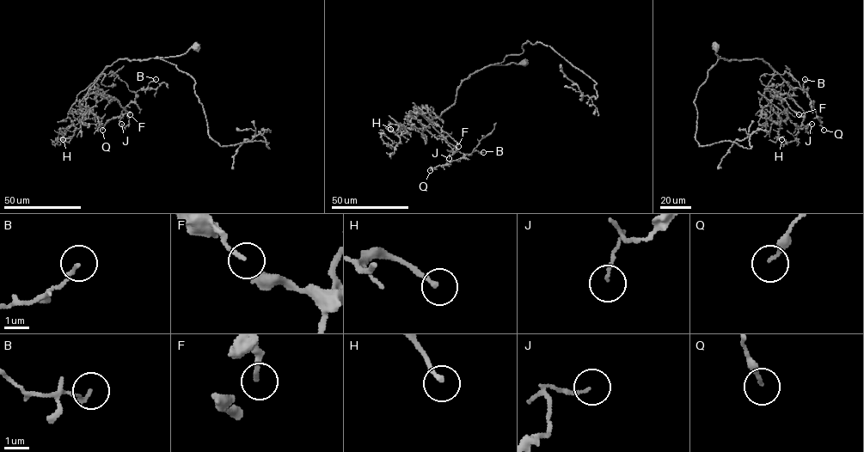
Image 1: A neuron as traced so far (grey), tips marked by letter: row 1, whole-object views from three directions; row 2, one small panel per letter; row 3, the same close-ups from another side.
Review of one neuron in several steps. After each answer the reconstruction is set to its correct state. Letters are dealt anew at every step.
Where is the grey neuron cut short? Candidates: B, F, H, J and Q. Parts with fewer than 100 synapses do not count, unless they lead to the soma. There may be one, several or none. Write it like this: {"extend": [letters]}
{"extend": []}

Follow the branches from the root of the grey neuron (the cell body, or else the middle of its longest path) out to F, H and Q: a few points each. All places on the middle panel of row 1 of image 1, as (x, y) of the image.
F: (524, 62), (475, 70), (462, 81), (455, 101), (439, 116), (430, 121), (422, 115), (458, 146)
H: (524, 62), (472, 73), (455, 101), (423, 130), (405, 127), (400, 135), (401, 125), (390, 124), (390, 129)
Q: (524, 62), (489, 64), (462, 81), (455, 101), (429, 121), (464, 155), (430, 170)

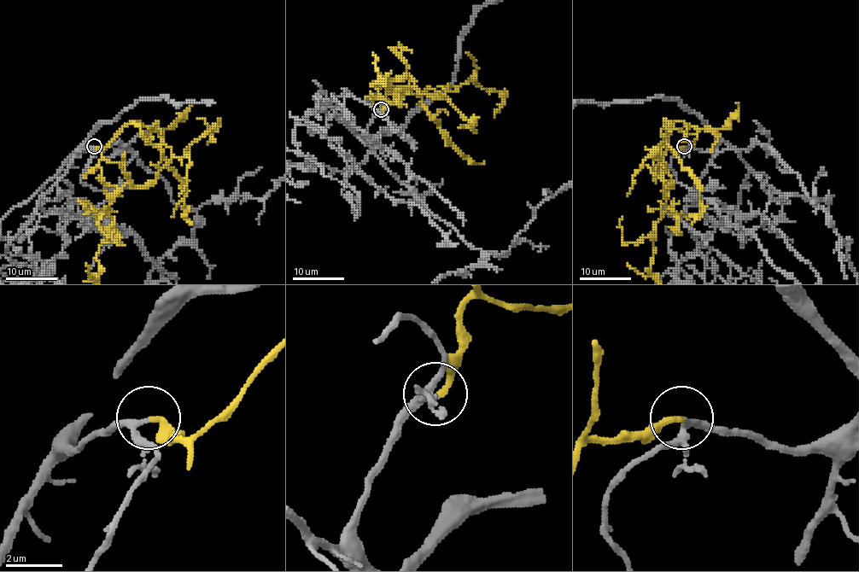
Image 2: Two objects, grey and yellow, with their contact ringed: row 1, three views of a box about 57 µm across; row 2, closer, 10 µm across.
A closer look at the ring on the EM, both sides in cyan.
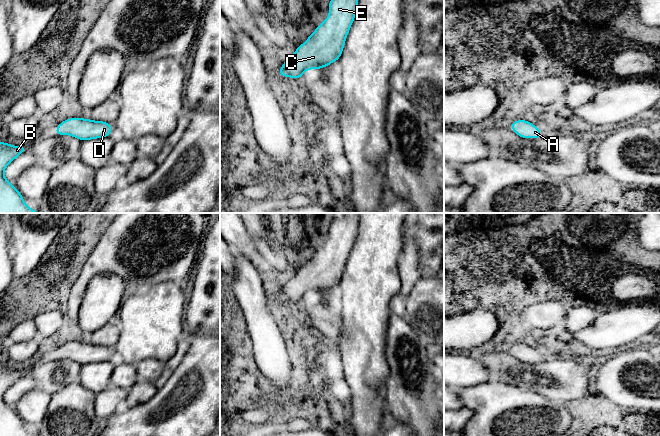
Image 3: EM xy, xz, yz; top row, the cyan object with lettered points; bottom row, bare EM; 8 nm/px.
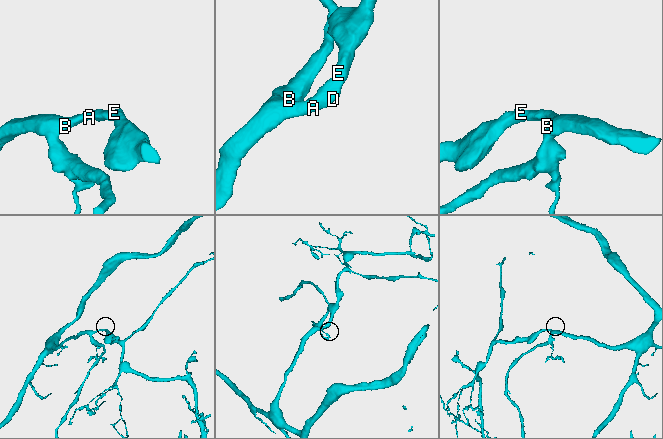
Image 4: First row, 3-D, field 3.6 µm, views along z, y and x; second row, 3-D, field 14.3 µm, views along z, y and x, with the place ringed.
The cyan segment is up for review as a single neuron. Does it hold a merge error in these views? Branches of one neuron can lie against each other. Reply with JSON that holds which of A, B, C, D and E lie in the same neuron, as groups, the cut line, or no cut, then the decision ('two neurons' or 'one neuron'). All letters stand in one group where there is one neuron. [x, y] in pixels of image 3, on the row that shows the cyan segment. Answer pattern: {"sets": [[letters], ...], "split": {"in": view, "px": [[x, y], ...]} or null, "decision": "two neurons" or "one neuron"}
{"sets": [["A", "B", "C", "D", "E"]], "split": null, "decision": "one neuron"}

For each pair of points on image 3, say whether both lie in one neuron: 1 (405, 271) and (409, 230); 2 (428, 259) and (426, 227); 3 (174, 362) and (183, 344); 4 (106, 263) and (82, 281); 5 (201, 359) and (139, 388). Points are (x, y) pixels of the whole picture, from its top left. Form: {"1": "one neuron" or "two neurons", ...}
{"1": "one neuron", "2": "one neuron", "3": "one neuron", "4": "one neuron", "5": "two neurons"}

